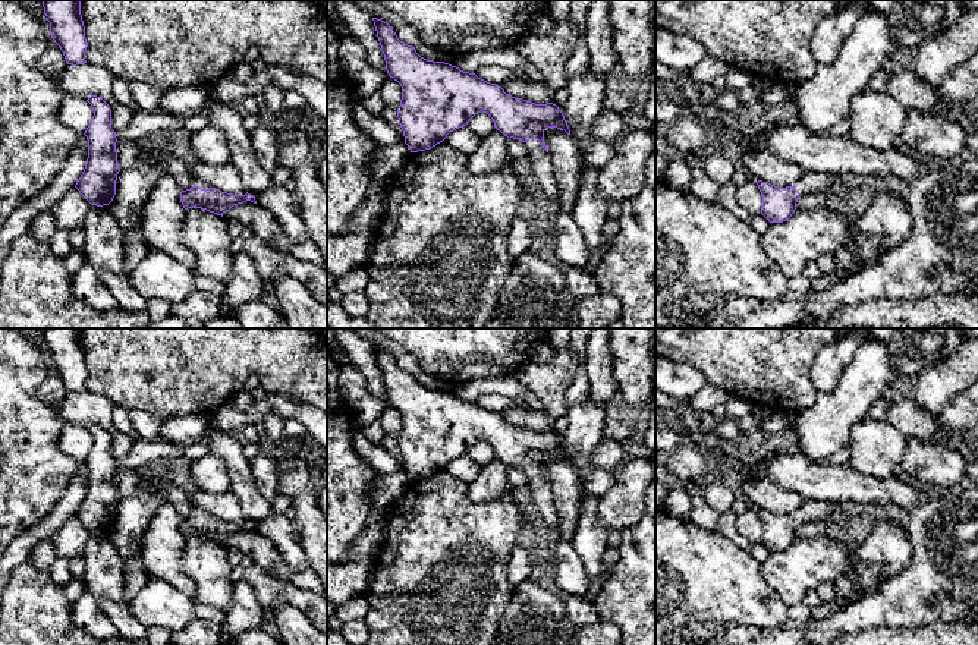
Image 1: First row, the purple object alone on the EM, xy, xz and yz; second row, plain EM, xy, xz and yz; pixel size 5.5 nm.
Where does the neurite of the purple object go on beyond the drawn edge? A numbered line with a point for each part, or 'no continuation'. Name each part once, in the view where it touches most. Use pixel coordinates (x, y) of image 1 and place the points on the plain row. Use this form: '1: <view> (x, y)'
1: xz (541, 496)

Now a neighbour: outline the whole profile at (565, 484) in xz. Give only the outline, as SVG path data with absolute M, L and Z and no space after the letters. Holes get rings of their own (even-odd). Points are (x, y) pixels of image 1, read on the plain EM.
M557 456L544 459L544 471L554 497L560 539L572 544L581 515L581 479L572 465Z

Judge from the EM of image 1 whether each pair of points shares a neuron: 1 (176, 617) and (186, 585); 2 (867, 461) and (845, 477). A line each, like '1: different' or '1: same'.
1: different
2: different

